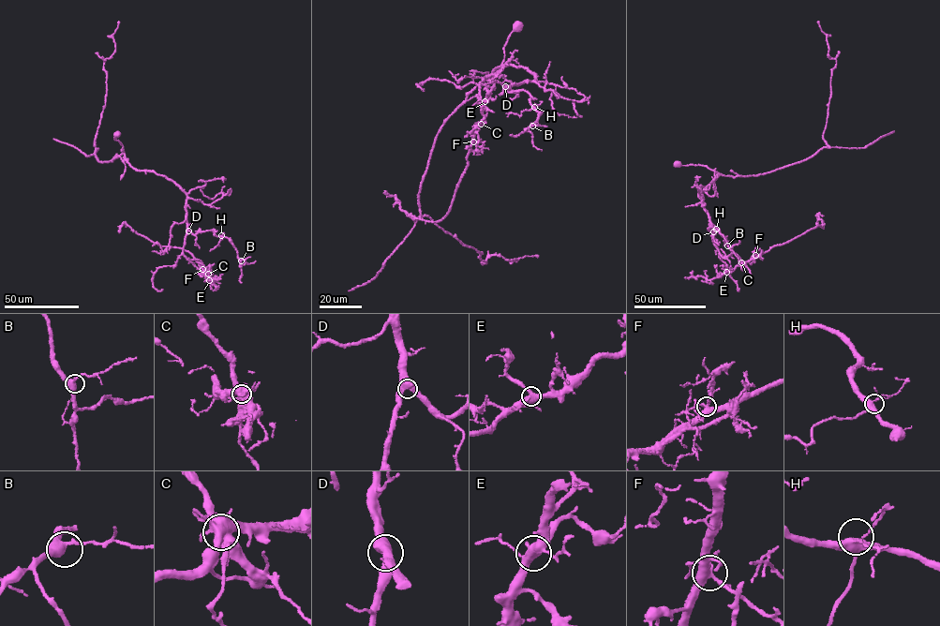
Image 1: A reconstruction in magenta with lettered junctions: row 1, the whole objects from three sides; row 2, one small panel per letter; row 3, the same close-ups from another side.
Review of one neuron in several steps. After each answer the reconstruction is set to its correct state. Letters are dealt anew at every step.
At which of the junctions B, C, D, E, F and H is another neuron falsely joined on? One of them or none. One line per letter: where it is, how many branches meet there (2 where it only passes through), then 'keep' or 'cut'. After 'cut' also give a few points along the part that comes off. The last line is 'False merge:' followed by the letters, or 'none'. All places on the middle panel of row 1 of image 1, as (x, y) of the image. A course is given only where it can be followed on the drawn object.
B: (532, 126) | 3 | keep
C: (481, 124) | 6 | cut | (481, 124), (476, 127), (466, 168), (441, 219), (415, 218), (401, 210), (395, 197), (383, 192)
D: (505, 86) | 3 | keep
E: (484, 101) | 5 | keep
F: (473, 141) | 6 | keep
H: (534, 107) | 5 | keep
False merge: C

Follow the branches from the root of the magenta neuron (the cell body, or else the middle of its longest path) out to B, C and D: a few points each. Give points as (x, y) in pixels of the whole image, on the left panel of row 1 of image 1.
B: (117, 134), (132, 167), (163, 175), (185, 193), (187, 230), (227, 237), (241, 260)
C: (117, 134), (132, 167), (163, 175), (186, 194), (183, 253), (201, 260), (208, 274)
D: (117, 134), (114, 139), (120, 141), (126, 160), (132, 167), (163, 175), (185, 193), (188, 231)

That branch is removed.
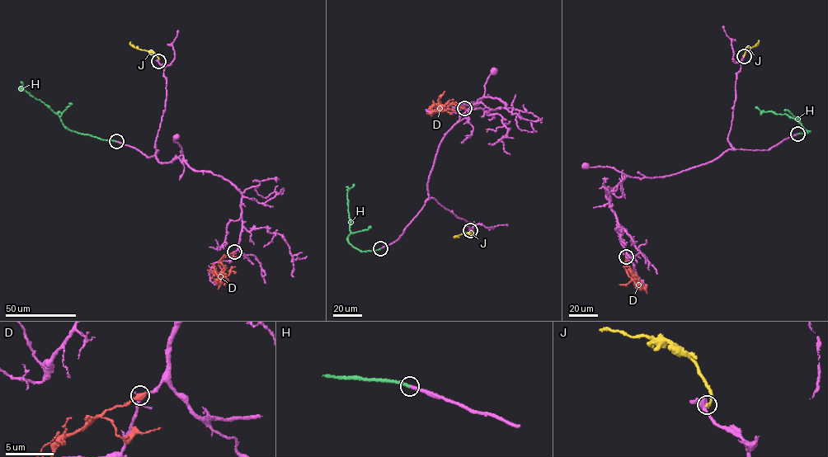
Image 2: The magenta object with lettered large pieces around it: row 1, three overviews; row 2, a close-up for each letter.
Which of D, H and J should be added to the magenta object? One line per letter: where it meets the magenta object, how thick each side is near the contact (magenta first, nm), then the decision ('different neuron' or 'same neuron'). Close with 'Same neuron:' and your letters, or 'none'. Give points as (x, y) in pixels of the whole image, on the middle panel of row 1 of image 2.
D: meets magenta at (464, 108); 180 nm thick on the magenta side, 440 nm on the other; different neuron
H: meets magenta at (380, 248); 240 nm thick on the magenta side, 240 nm on the other; same neuron
J: meets magenta at (470, 230); 480 nm thick on the magenta side, 240 nm on the other; different neuron
Same neuron: H

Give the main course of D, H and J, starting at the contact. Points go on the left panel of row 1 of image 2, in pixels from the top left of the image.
D: (234, 252), (218, 263), (226, 275), (218, 284), (218, 280), (214, 281), (224, 269), (219, 260), (222, 256)
H: (115, 141), (104, 140), (65, 127), (58, 114), (21, 89), (21, 82)
J: (158, 61), (152, 52), (135, 48), (130, 41)

